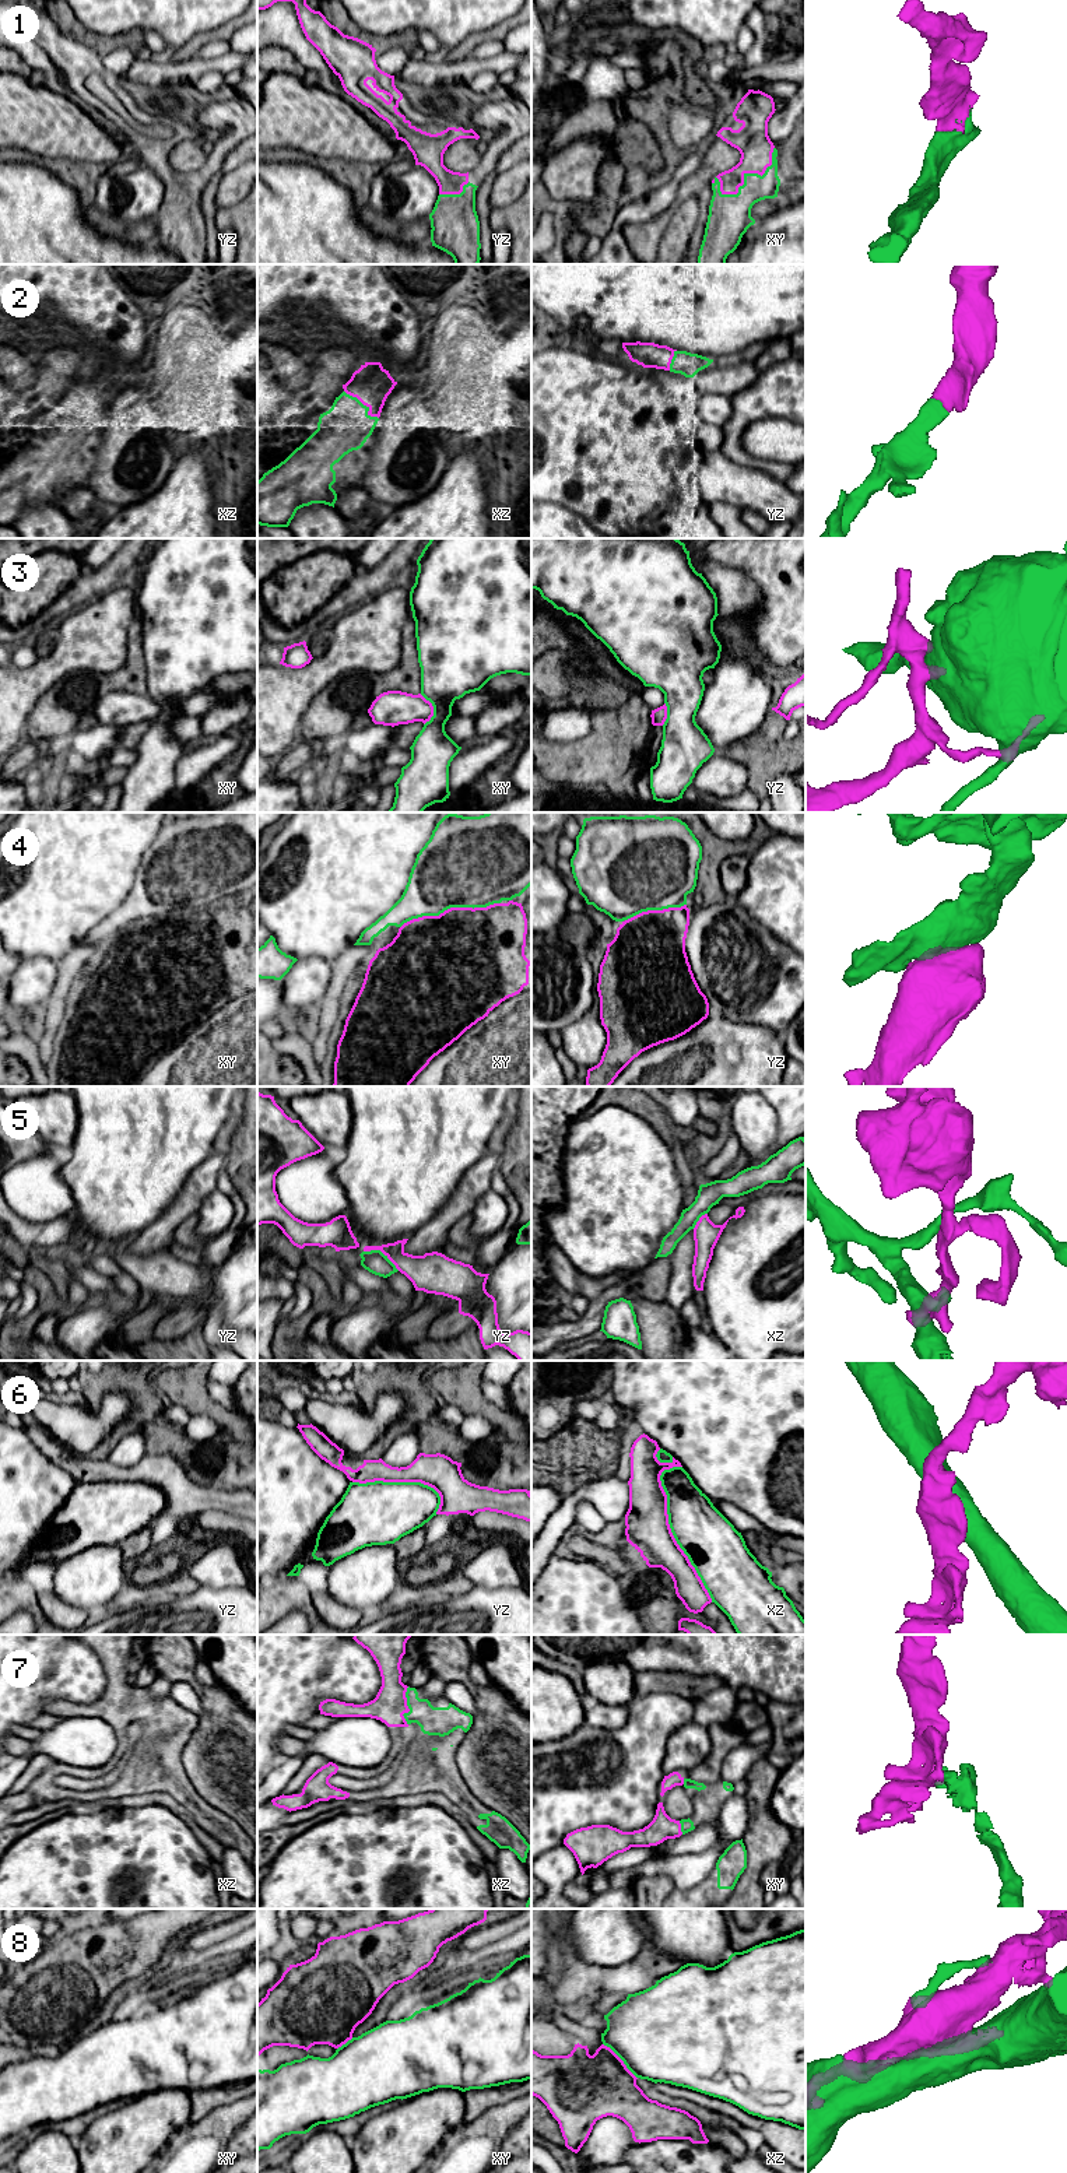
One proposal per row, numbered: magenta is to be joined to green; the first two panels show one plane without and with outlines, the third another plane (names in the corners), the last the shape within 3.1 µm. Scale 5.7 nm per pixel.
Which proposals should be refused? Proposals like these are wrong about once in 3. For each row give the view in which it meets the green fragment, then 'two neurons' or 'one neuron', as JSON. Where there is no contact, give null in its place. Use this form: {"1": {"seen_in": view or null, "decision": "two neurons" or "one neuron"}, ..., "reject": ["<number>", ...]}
{"1": {"seen_in": "xy", "decision": "one neuron"}, "2": {"seen_in": "xz", "decision": "one neuron"}, "3": {"seen_in": "xy", "decision": "two neurons"}, "4": {"seen_in": "xy", "decision": "two neurons"}, "5": {"seen_in": "yz", "decision": "two neurons"}, "6": {"seen_in": "xz", "decision": "two neurons"}, "7": {"seen_in": "xz", "decision": "one neuron"}, "8": {"seen_in": "xz", "decision": "two neurons"}, "reject": ["3", "4", "5", "6", "8"]}

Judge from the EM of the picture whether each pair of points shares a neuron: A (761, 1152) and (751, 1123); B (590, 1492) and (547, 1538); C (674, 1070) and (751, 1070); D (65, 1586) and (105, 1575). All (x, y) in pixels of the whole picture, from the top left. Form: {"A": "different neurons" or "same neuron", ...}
{"A": "same neuron", "B": "same neuron", "C": "same neuron", "D": "same neuron"}

